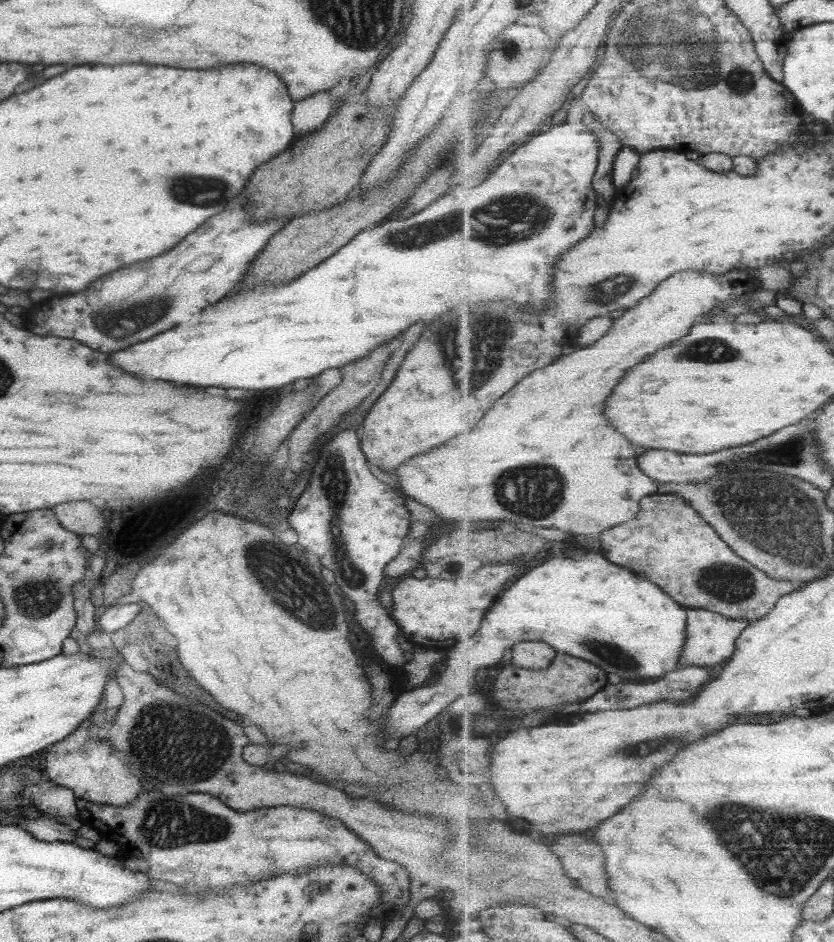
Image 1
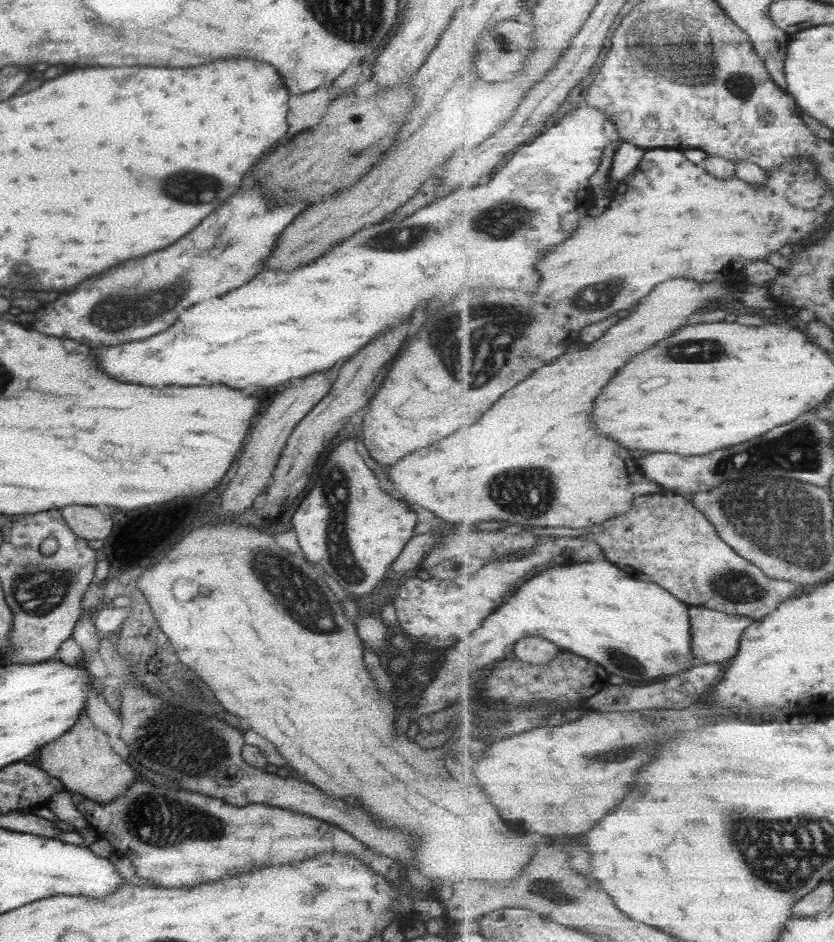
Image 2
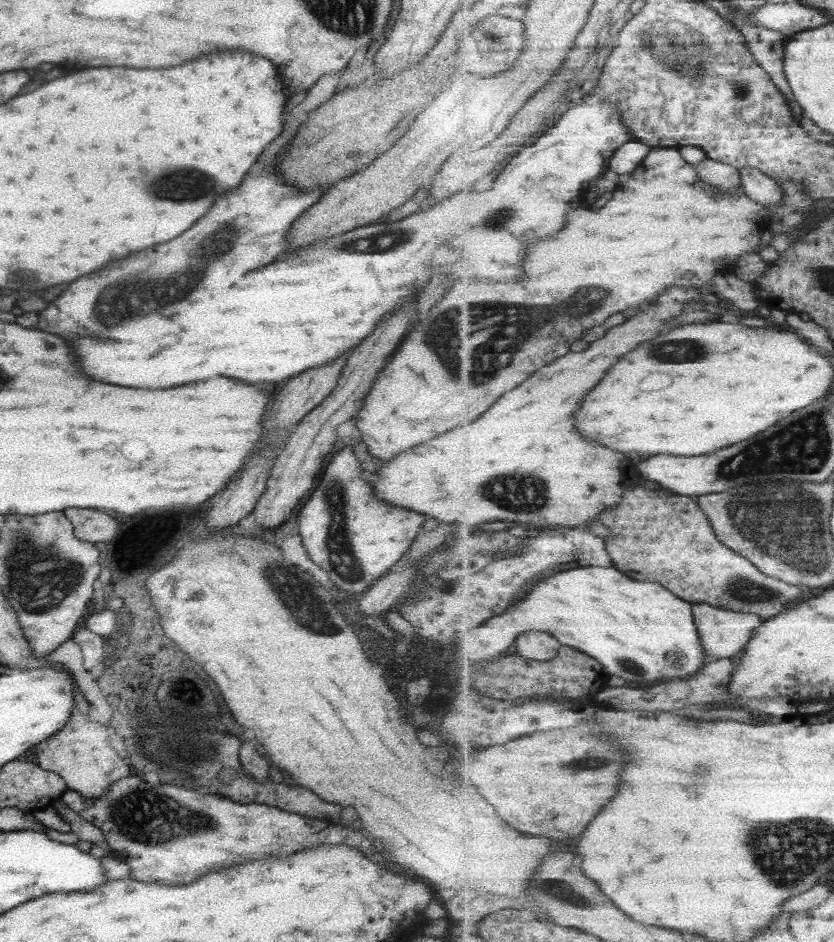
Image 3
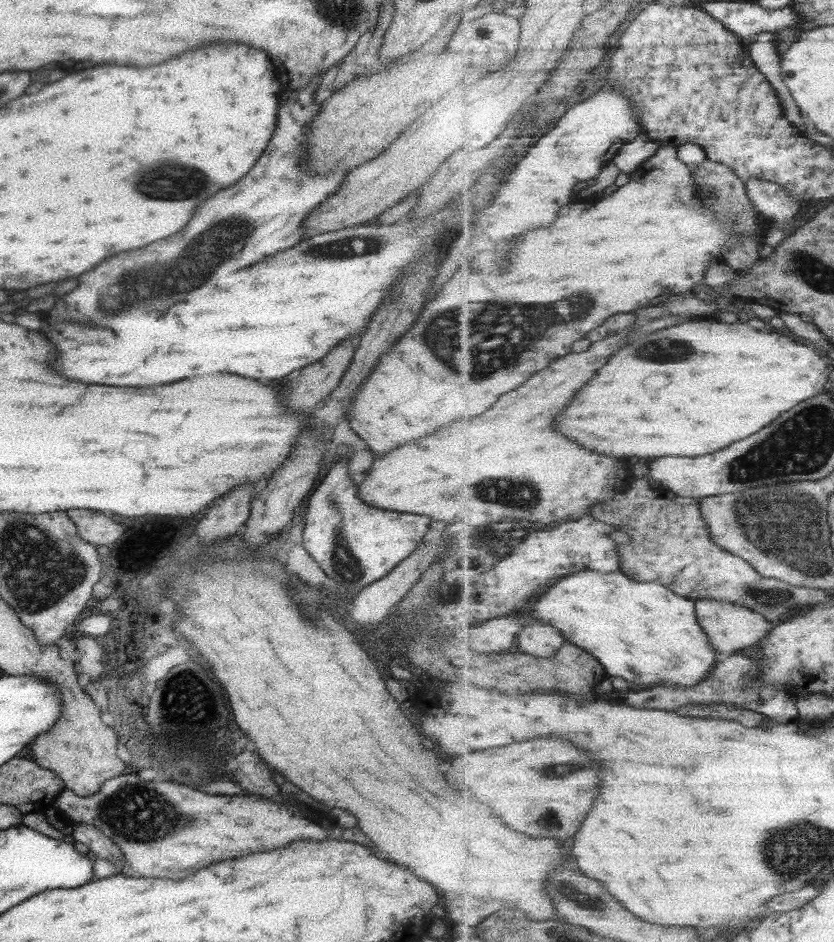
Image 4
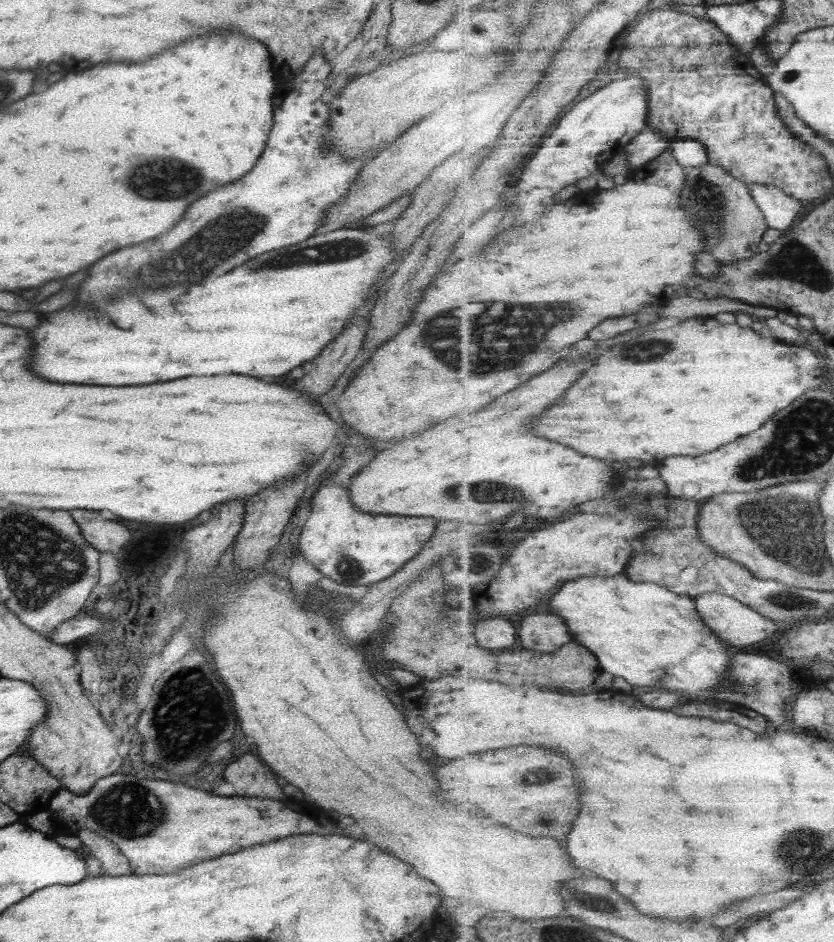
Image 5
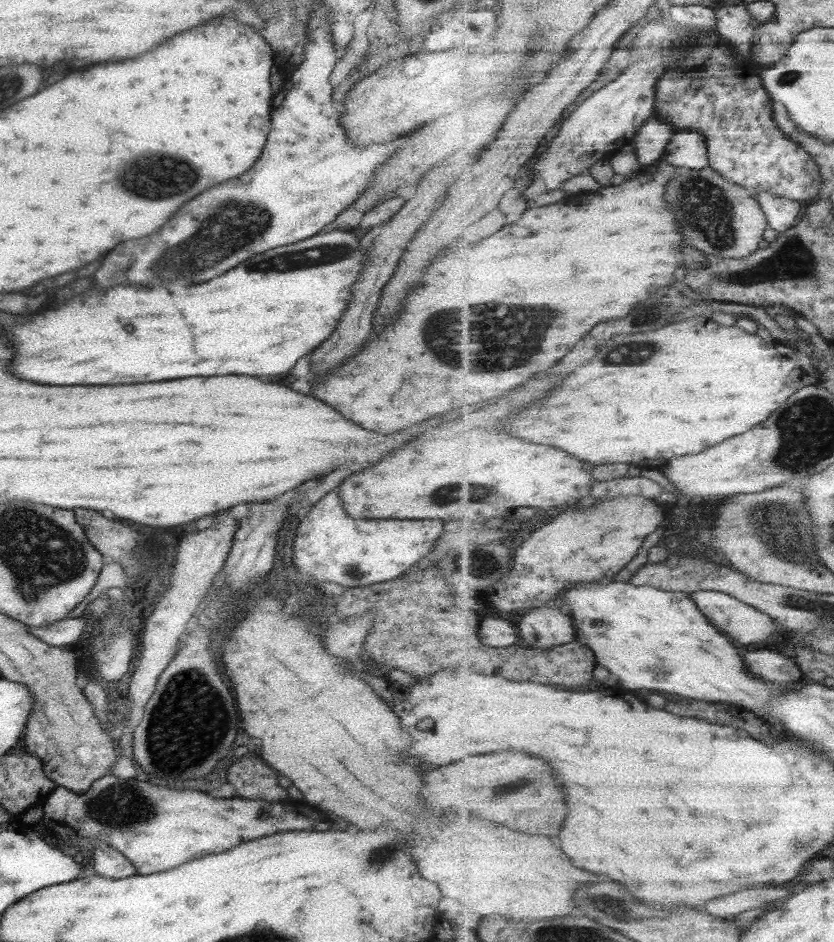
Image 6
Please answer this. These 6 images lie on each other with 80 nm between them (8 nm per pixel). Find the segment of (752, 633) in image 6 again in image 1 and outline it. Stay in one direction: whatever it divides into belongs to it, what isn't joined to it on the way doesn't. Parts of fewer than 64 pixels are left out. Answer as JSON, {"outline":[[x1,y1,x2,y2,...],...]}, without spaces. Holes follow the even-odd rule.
{"outline":[[689,609,687,619,687,638,685,649,682,650,681,664,685,667,710,667,721,664,723,660,734,656,738,638,748,628,747,619,733,619,704,609]]}

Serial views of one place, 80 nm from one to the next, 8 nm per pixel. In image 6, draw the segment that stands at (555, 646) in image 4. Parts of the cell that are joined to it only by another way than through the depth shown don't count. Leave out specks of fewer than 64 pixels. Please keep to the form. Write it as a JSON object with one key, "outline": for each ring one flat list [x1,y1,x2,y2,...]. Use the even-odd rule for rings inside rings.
{"outline":[[558,603,554,608,529,609,517,627,524,645,549,649,576,640,573,624,572,614]]}

